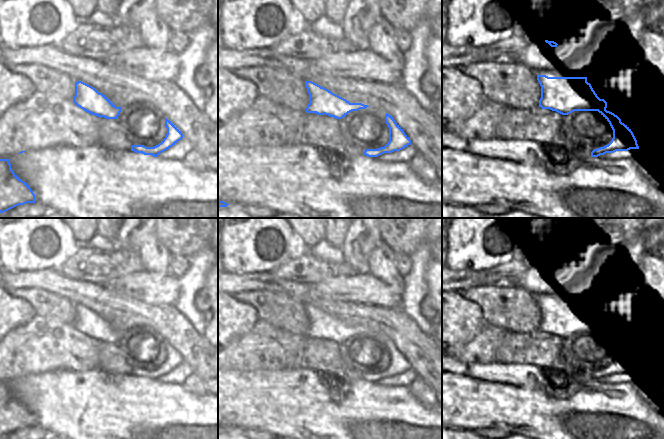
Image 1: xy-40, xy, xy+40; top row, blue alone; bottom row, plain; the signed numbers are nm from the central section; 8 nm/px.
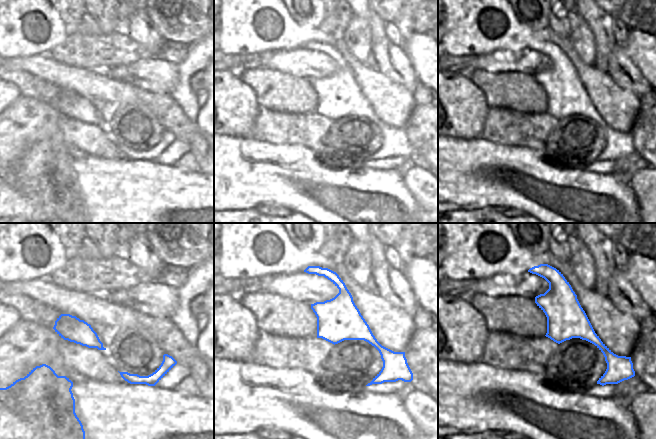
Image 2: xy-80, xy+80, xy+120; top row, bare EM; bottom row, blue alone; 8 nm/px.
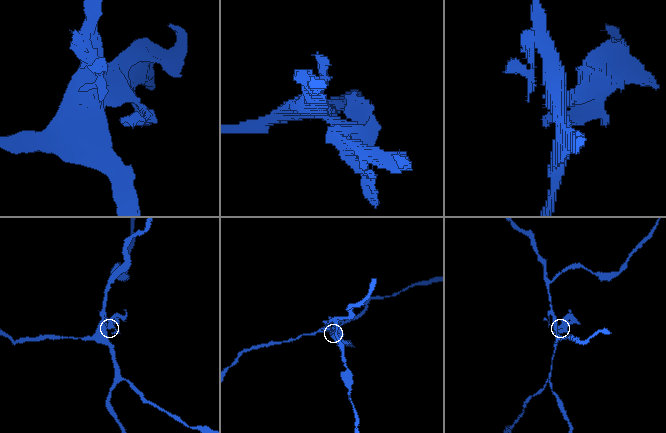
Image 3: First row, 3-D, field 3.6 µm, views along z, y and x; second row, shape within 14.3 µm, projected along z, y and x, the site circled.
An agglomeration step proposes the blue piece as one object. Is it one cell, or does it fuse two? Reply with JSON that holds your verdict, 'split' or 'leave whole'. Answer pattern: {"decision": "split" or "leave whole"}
{"decision": "split"}

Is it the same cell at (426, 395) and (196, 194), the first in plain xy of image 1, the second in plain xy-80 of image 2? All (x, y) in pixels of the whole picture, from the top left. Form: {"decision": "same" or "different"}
{"decision": "different"}

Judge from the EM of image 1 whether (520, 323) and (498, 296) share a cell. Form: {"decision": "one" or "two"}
{"decision": "one"}

